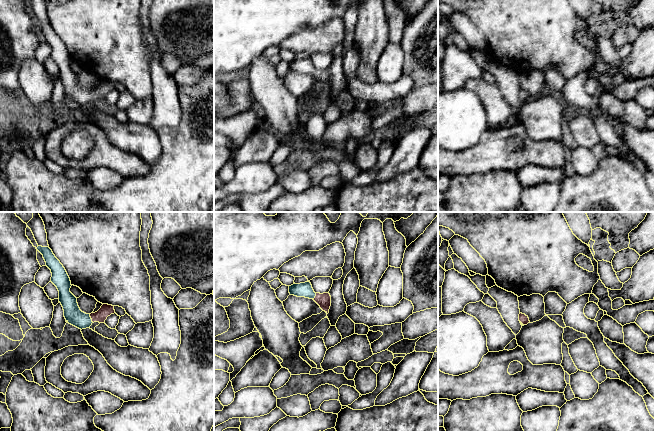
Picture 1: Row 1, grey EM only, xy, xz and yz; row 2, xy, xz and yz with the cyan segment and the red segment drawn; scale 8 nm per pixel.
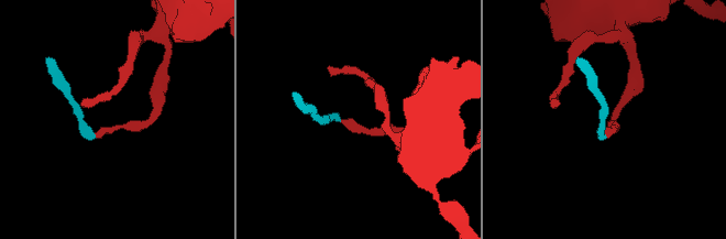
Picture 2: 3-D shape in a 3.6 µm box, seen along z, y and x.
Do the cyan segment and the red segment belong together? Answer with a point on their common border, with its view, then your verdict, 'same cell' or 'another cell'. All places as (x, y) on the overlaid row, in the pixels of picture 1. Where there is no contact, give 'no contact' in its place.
xy (90, 318) | another cell

